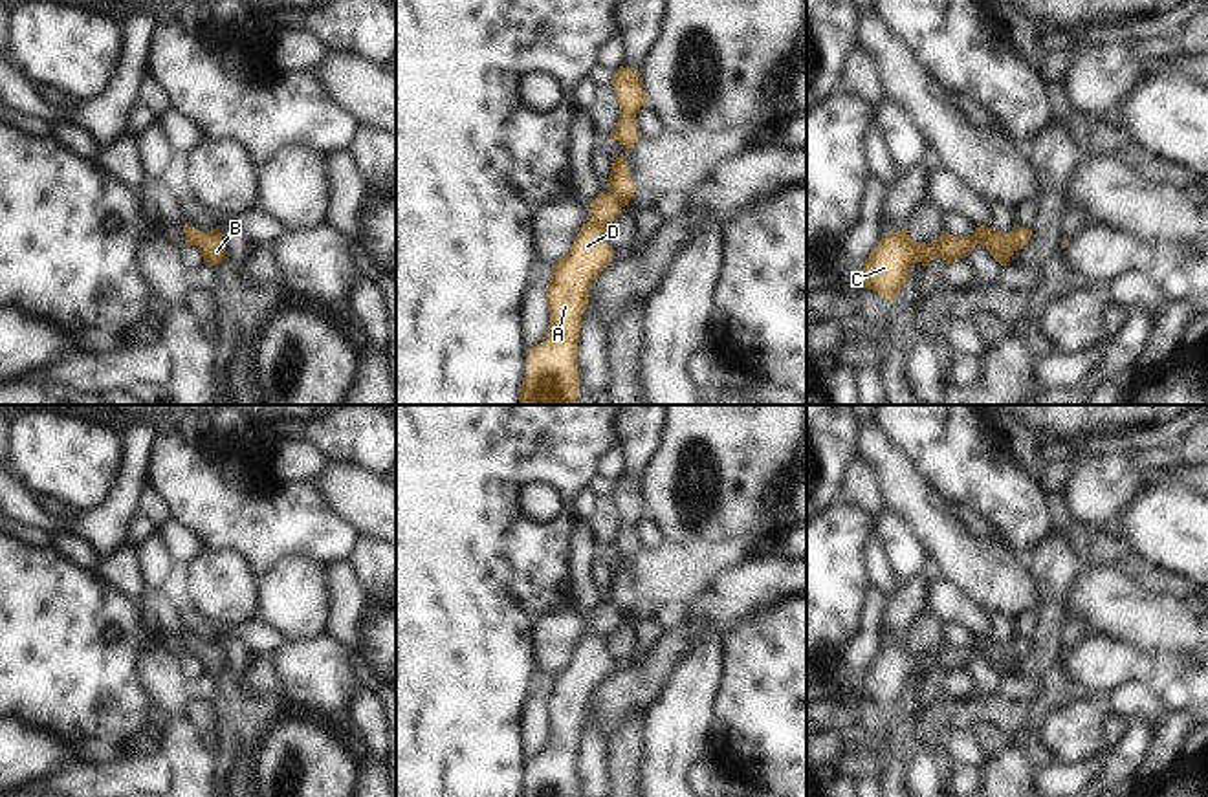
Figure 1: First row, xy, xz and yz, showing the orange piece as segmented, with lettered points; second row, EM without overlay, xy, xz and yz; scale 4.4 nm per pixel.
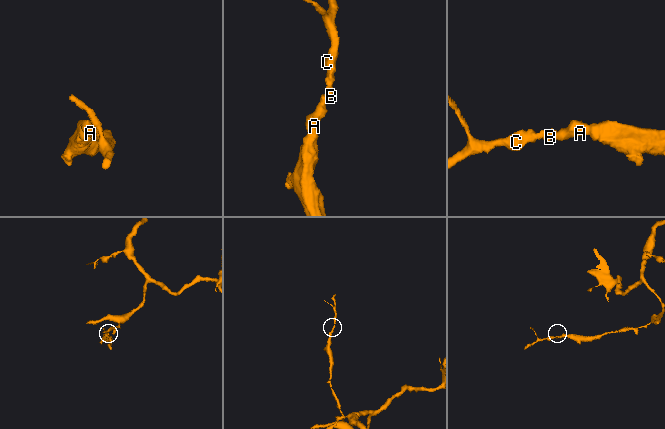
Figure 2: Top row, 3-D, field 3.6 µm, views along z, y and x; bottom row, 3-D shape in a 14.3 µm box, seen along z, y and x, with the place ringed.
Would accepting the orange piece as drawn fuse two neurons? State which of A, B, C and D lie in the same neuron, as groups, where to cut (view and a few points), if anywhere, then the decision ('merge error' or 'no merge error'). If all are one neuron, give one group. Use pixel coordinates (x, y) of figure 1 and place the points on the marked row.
A B C D; no cut; no merge error

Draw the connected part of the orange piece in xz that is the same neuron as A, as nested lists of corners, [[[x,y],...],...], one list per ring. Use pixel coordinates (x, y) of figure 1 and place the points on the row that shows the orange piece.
[[[627,156],[612,159],[607,187],[609,192],[599,191],[592,200],[590,220],[583,224],[566,257],[552,267],[546,291],[550,326],[544,341],[526,350],[519,405],[577,405],[581,315],[588,306],[592,282],[610,266],[614,255],[605,231],[636,192]]]

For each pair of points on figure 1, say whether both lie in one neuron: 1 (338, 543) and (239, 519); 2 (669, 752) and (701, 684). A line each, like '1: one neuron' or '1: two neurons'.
1: one neuron
2: one neuron

